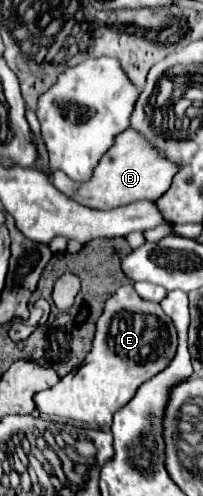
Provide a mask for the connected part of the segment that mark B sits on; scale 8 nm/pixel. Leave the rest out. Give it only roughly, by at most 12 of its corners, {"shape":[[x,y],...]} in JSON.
{"shape":[[130,128],[88,182],[52,184],[96,210],[158,200],[180,166]]}

